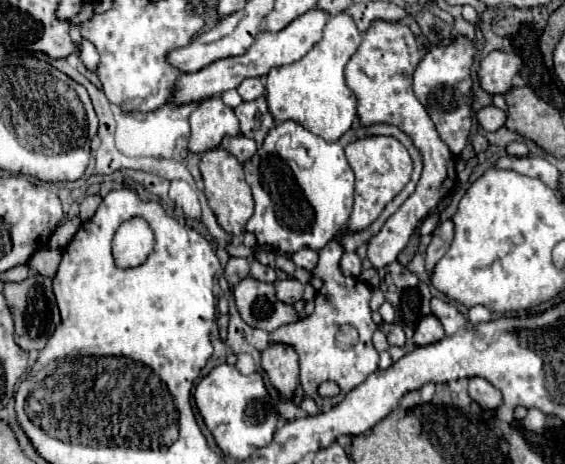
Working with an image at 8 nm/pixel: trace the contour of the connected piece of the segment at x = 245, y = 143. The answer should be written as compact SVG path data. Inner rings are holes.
M245 135L225 137L225 139L221 141L221 147L227 149L231 155L235 155L241 163L247 161L247 159L251 159L251 157L255 155L255 149L257 149L257 147L255 147L255 141L249 139L249 137L245 137Z

